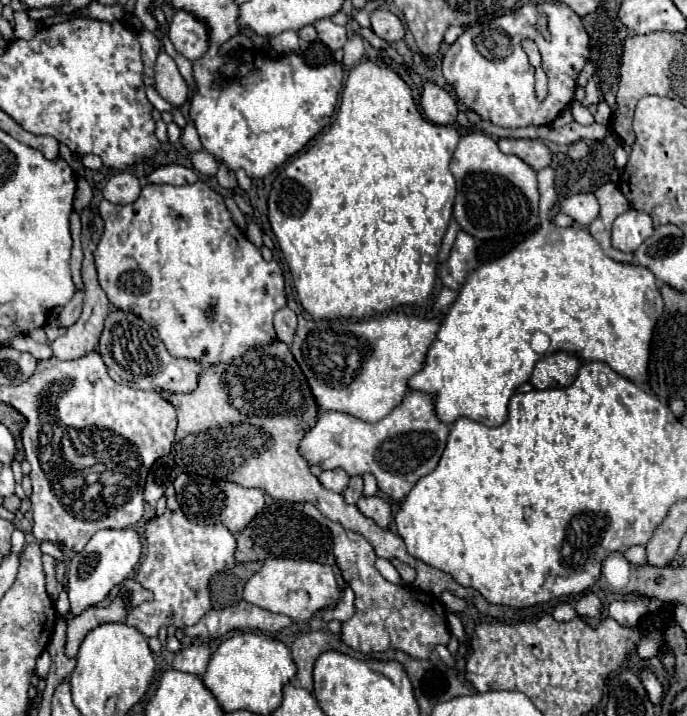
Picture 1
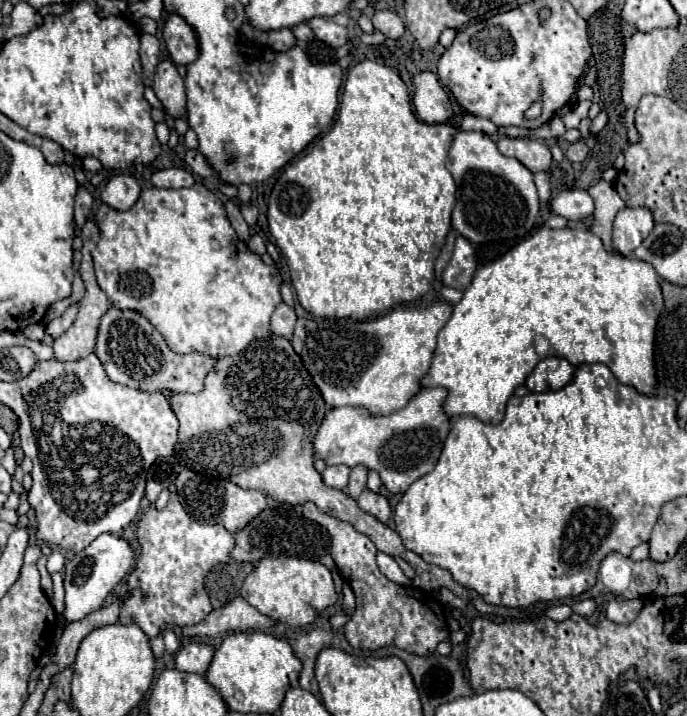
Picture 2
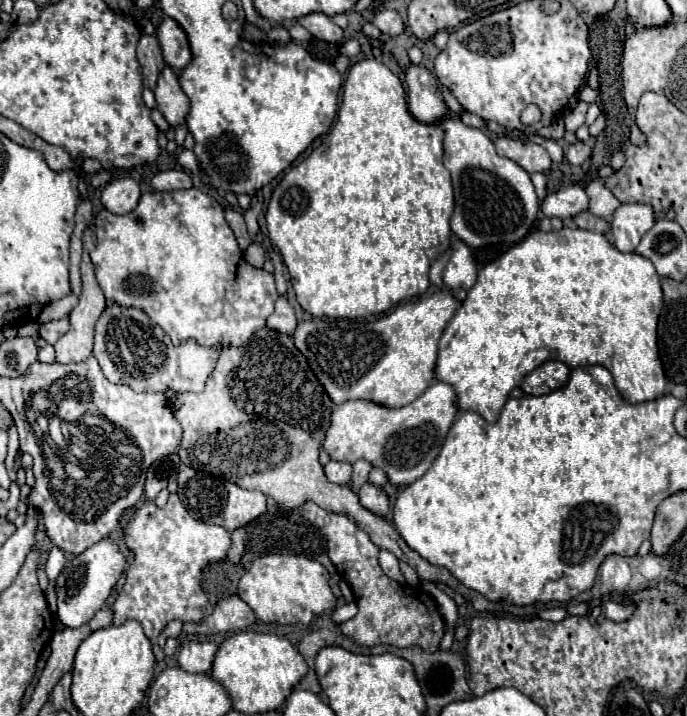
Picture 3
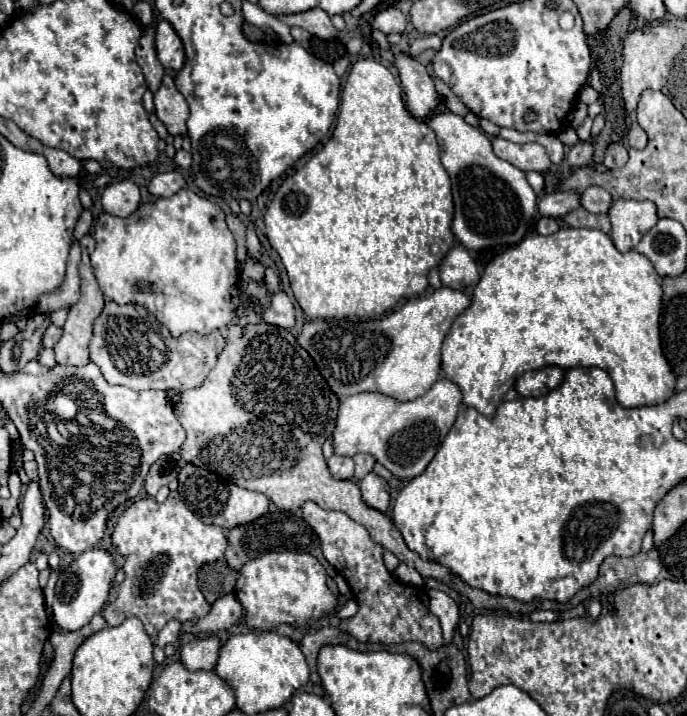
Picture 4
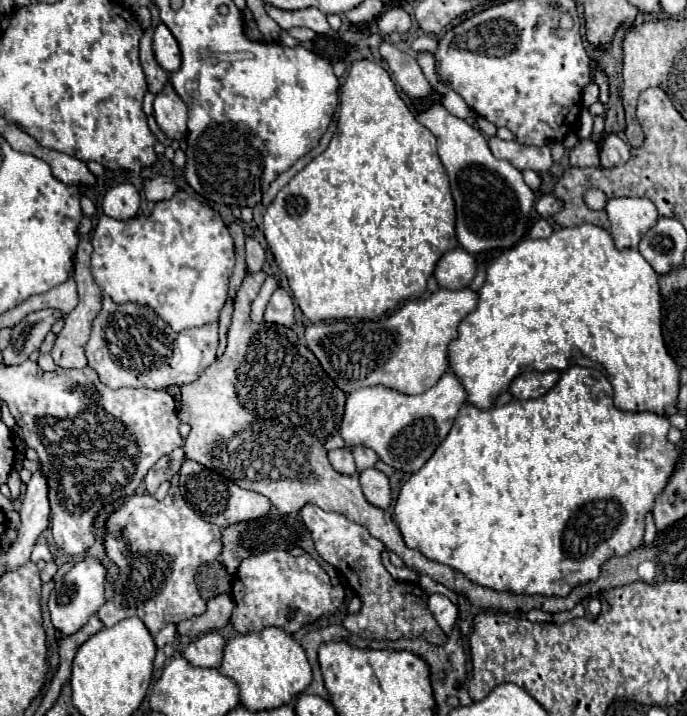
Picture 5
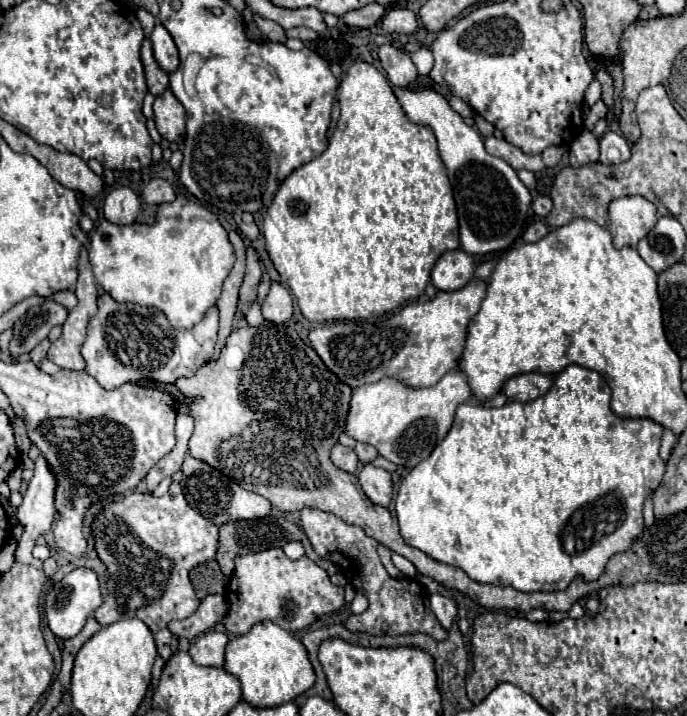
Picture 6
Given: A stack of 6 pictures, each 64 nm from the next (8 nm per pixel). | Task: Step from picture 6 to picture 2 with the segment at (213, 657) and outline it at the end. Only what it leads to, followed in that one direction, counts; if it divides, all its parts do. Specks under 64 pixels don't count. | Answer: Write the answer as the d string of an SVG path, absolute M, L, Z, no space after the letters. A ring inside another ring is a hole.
M190 642L180 648L176 656L176 668L182 672L194 672L204 676L210 668L214 656L214 648L210 644L200 644L200 642Z

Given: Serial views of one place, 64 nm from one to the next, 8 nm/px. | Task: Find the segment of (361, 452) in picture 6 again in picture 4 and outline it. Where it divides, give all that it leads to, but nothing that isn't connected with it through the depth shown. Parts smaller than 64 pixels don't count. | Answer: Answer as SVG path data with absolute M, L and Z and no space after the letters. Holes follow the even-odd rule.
M356 454L354 462L356 462L356 472L354 472L356 480L362 480L372 470L372 466L376 464L374 456L370 456L370 454Z

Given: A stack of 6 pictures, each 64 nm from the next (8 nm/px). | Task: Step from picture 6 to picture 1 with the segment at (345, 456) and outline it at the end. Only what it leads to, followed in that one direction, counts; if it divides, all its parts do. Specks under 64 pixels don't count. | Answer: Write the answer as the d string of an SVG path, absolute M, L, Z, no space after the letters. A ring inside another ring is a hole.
M336 468L336 470L326 470L320 474L320 482L324 488L328 490L334 490L334 492L342 492L346 486L348 486L348 474L342 470L342 468Z

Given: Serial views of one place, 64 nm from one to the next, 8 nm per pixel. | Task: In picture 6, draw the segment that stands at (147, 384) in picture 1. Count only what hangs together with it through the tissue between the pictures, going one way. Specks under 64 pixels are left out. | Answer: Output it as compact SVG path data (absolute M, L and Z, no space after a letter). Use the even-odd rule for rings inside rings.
M100 294L98 314L88 324L88 336L82 344L86 372L106 390L114 390L126 382L154 380L172 384L180 376L190 376L196 368L210 362L218 332L218 306L212 306L202 322L182 330L172 328L162 312L142 308L138 304L116 302L110 294Z

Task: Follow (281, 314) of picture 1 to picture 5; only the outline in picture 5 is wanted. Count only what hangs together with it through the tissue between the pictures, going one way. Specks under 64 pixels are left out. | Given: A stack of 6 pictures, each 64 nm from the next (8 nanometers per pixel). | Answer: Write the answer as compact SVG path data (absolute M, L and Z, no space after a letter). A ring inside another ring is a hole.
M276 288L268 306L266 306L266 312L264 312L264 320L266 322L272 322L272 324L280 324L280 326L292 326L294 322L294 304L292 304L292 298L290 294L284 290L284 288Z

